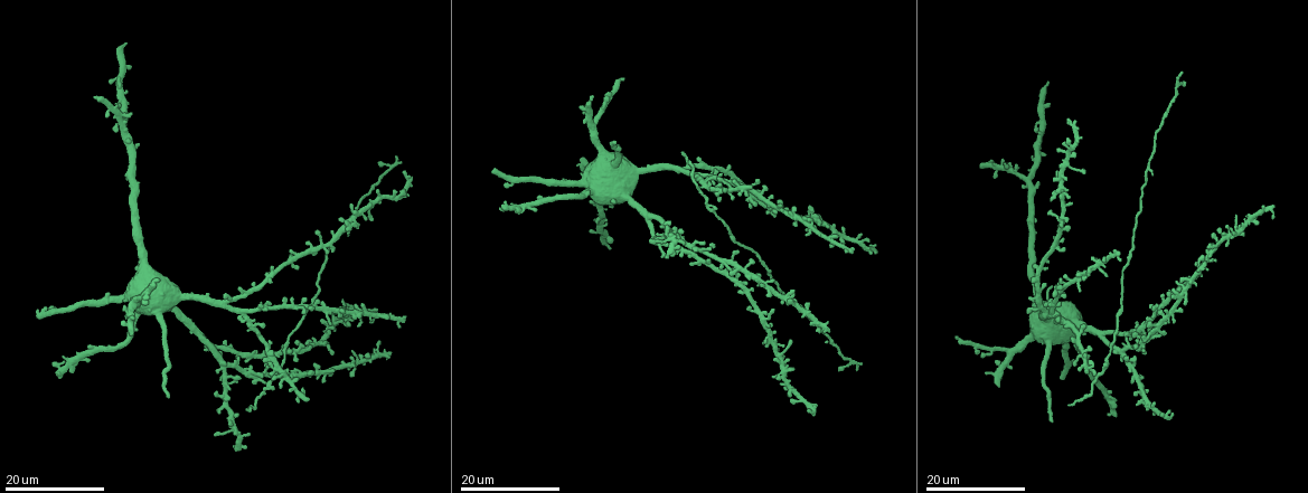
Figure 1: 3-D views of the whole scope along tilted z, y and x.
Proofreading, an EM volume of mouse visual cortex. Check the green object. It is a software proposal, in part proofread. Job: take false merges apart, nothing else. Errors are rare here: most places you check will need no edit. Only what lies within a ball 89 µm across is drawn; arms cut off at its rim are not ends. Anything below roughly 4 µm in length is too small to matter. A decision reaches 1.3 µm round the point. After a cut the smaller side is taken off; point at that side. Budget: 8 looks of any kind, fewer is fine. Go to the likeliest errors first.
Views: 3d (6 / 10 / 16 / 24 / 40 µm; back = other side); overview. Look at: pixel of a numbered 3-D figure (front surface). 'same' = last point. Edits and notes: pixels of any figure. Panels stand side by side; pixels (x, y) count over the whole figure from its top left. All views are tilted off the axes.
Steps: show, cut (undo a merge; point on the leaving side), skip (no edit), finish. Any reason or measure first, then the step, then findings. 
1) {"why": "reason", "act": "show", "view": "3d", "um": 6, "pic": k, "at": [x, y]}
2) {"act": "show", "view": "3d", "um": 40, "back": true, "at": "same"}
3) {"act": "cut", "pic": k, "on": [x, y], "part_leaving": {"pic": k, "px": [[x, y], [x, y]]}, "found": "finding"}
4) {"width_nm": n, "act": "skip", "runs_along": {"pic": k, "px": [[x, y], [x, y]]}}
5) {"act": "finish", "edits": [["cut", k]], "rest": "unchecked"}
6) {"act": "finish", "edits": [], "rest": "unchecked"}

{"why": "small branch off a trunk", "act": "show", "view": "3d", "um": 16, "pic": 1, "at": [1067, 164]}

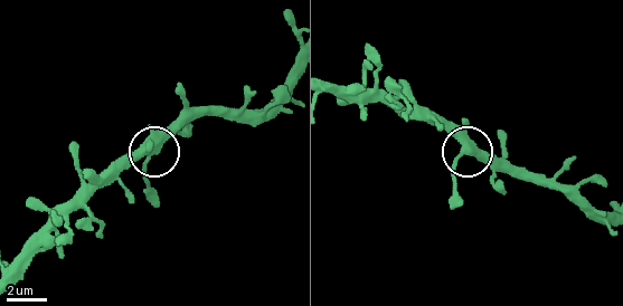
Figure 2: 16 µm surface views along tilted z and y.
{"act": "show", "view": "3d", "um": 6, "pic": 2, "at": [468, 150]}

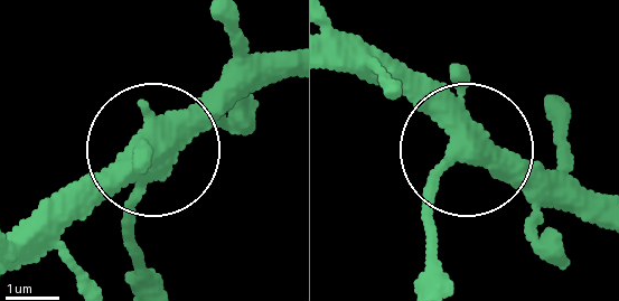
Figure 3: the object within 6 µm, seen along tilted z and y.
{"act": "skip", "runs_along": {"pic": 3, "px": [[334, 41], [392, 68], [460, 148], [424, 217]]}, "found": "one cell here"}

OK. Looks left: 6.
{"act": "show", "view": "3d", "um": 24, "pic": 1, "at": [719, 193]}

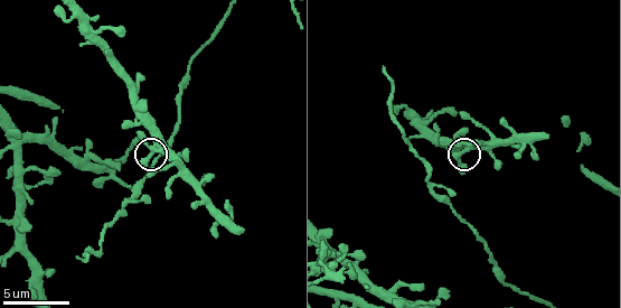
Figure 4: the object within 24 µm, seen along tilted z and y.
{"act": "show", "view": "3d", "um": 6, "pic": 4, "at": [154, 149]}

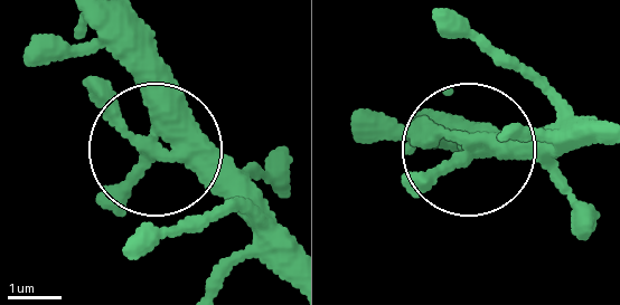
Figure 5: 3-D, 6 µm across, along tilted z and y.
{"act": "skip", "runs_along": {"pic": 5, "px": [[84, 17], [142, 93], [152, 143], [251, 218]]}, "found": "continuous, no second cell"}

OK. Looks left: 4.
{"why": "arms part here", "act": "show", "view": "3d", "um": 16, "pic": 1, "at": [243, 313]}

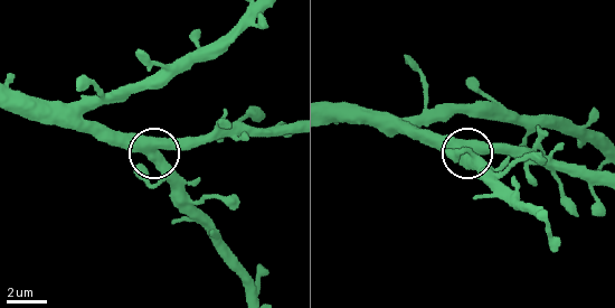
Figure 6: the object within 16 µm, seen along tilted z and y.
{"why": "closer look", "act": "show", "view": "3d", "um": 10, "pic": 6, "at": [157, 153]}

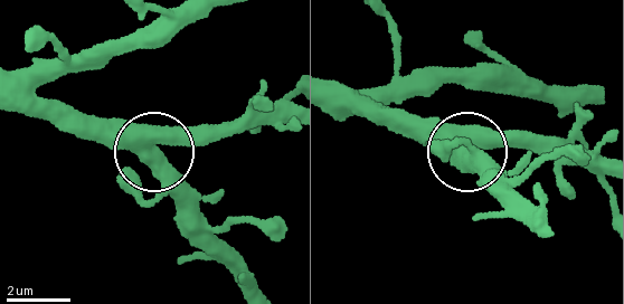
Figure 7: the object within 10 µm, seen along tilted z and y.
{"act": "skip", "runs_along": {"pic": 7, "px": [[22, 73], [57, 102], [141, 149], [226, 139]]}, "found": "one cell here"}

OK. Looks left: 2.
{"act": "finish", "edits": [], "rest": "unchecked"}

